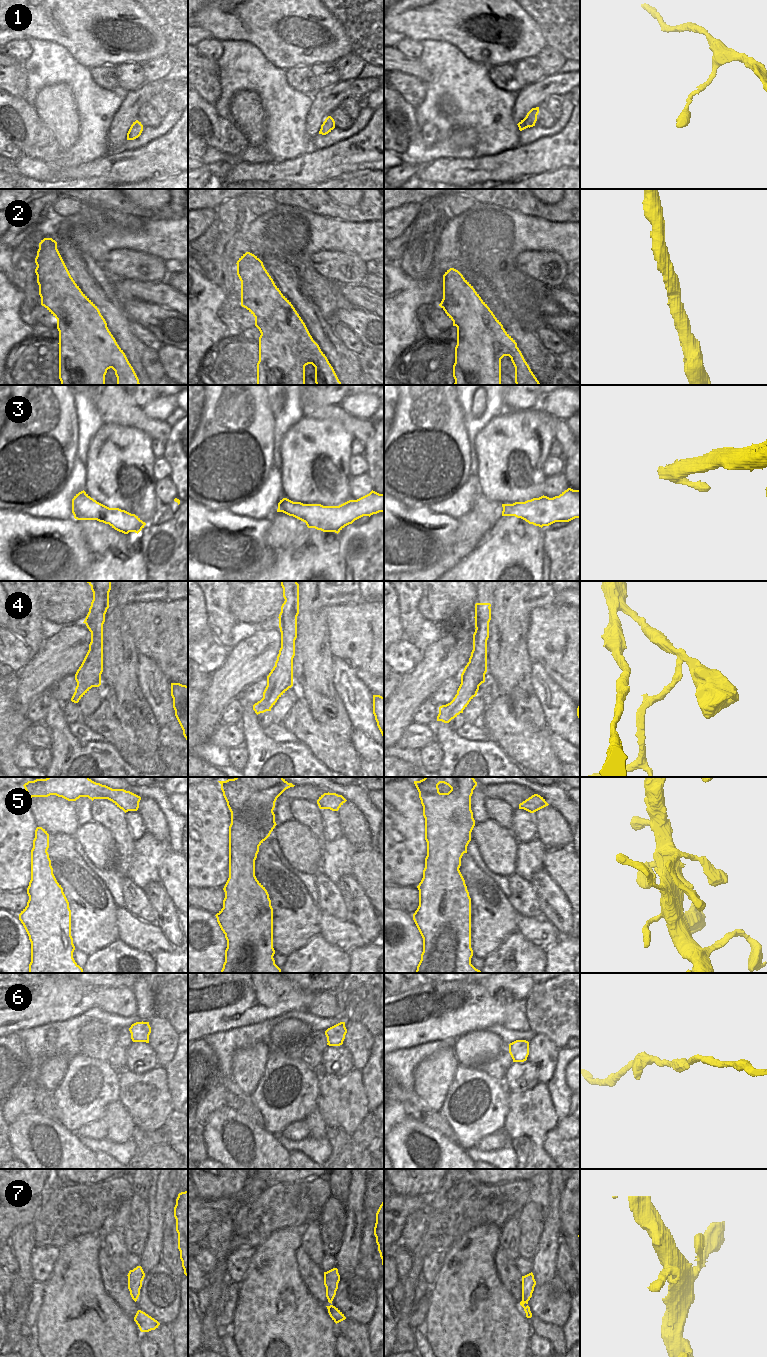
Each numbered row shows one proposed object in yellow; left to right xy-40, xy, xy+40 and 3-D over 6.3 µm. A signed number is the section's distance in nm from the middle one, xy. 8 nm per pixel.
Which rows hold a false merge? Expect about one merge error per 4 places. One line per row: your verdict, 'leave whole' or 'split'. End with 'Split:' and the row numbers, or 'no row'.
1: leave whole
2: leave whole
3: leave whole
4: split
5: leave whole
6: leave whole
7: leave whole
Split: 4

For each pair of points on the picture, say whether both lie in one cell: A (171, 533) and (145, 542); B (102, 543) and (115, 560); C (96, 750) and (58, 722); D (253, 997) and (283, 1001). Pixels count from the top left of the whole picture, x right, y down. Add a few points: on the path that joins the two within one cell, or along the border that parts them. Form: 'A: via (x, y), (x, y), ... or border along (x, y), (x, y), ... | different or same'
A: via (165, 539), (162, 542), (151, 542) | same
B: border along (123, 533), (112, 547), (96, 556) | different
C: via (85, 750), (78, 750), (61, 733) | same
D: via (260, 996), (276, 996) | same

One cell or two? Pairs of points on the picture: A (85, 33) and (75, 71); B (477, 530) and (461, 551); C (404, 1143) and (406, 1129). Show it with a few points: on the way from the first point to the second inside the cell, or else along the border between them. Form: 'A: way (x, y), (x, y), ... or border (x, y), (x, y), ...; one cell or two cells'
A: border (61, 45), (82, 65), (89, 69); two cells
B: way (472, 535), (463, 546); one cell
C: way (406, 1140), (406, 1132); one cell

